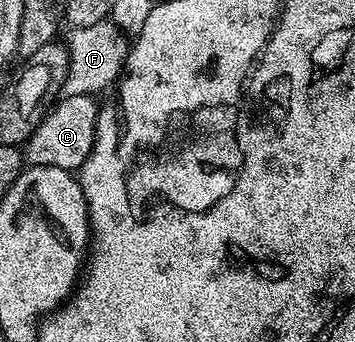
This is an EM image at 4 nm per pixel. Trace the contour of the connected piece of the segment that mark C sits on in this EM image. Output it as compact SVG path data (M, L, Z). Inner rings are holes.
M64 95L55 109L44 115L42 122L33 130L25 145L28 165L57 167L74 173L83 165L95 146L95 127L101 119L101 111L95 105L96 97Z

